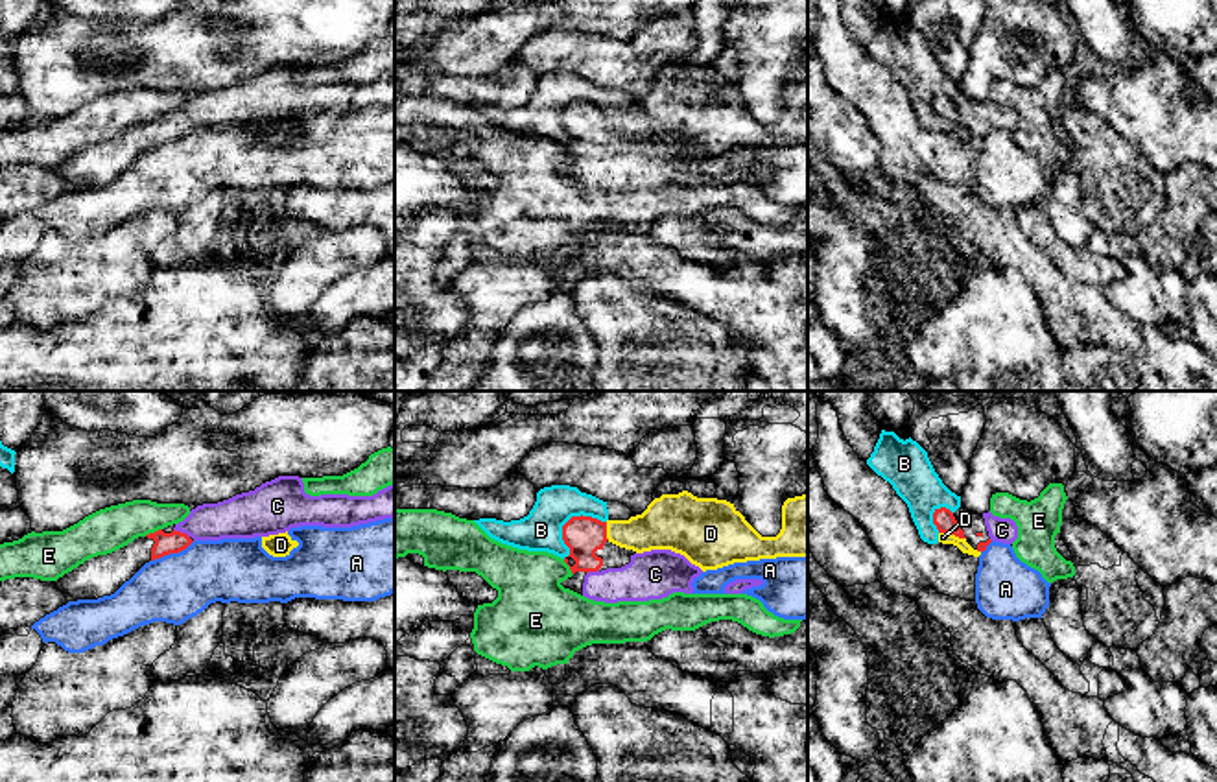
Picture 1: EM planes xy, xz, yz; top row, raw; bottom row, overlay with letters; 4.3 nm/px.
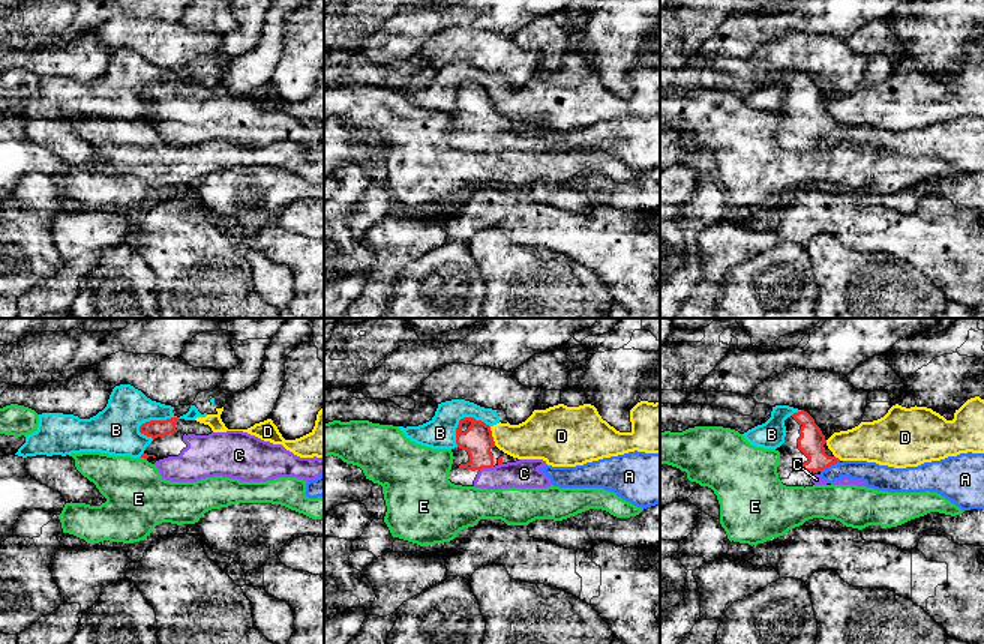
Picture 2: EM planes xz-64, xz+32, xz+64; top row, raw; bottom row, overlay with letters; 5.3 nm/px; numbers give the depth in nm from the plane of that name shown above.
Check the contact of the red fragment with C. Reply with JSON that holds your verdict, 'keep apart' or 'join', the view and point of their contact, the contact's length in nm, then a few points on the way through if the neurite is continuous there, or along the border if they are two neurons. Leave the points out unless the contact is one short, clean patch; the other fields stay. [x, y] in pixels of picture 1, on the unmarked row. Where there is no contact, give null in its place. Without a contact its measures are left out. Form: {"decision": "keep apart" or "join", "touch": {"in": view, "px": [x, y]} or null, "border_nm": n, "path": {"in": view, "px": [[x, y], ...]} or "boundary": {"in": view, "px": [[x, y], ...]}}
{"decision": "join", "touch": {"in": "xy", "px": [179, 118]}, "border_nm": 80, "path": {"in": "xy", "px": [[165, 130], [179, 118], [196, 111], [231, 106]]}}

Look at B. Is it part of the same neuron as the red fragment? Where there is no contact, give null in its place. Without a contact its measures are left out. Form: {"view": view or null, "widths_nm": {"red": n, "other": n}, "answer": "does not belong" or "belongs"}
{"view": "xz", "widths_nm": {"red": 170, "other": 180}, "answer": "does not belong"}

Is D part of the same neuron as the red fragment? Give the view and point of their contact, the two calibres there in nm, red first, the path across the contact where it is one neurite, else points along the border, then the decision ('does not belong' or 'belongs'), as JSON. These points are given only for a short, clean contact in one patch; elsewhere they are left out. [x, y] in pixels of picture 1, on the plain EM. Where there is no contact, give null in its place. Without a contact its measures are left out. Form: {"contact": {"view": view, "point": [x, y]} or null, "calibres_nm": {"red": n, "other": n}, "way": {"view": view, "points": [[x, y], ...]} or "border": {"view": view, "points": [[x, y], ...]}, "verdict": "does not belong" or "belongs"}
{"contact": {"view": "yz", "point": [952, 120]}, "calibres_nm": {"red": 90, "other": 50}, "border": {"view": "yz", "points": [[939, 118], [965, 126]]}, "verdict": "does not belong"}

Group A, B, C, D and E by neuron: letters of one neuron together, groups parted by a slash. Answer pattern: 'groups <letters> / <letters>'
groups A / B D / C / E

